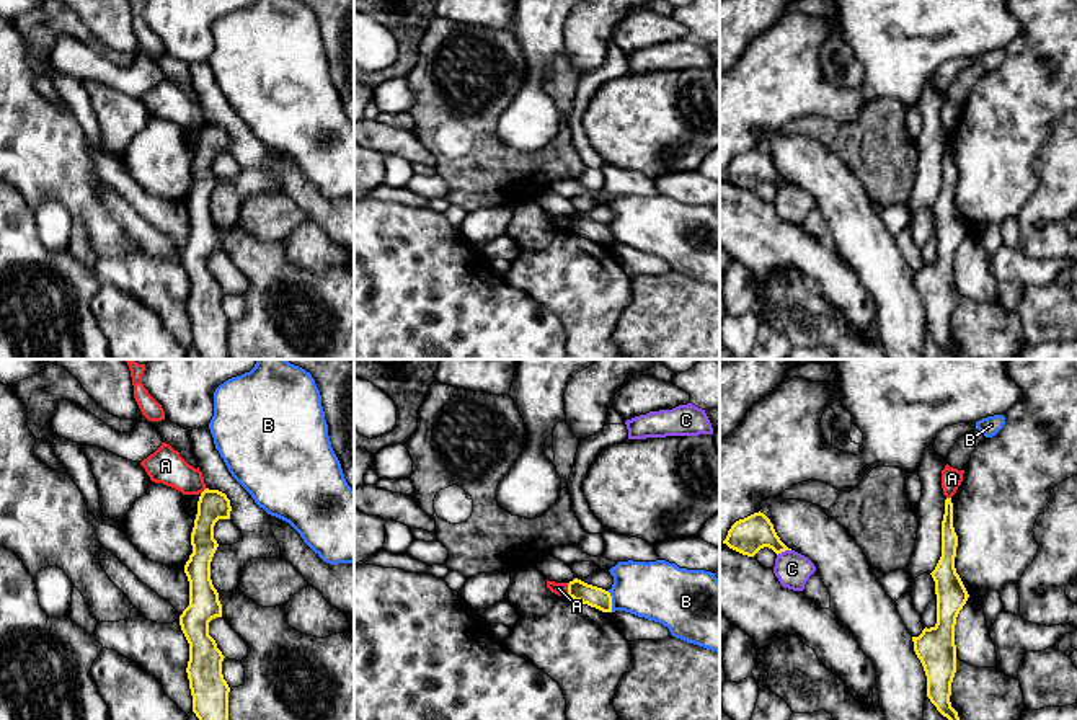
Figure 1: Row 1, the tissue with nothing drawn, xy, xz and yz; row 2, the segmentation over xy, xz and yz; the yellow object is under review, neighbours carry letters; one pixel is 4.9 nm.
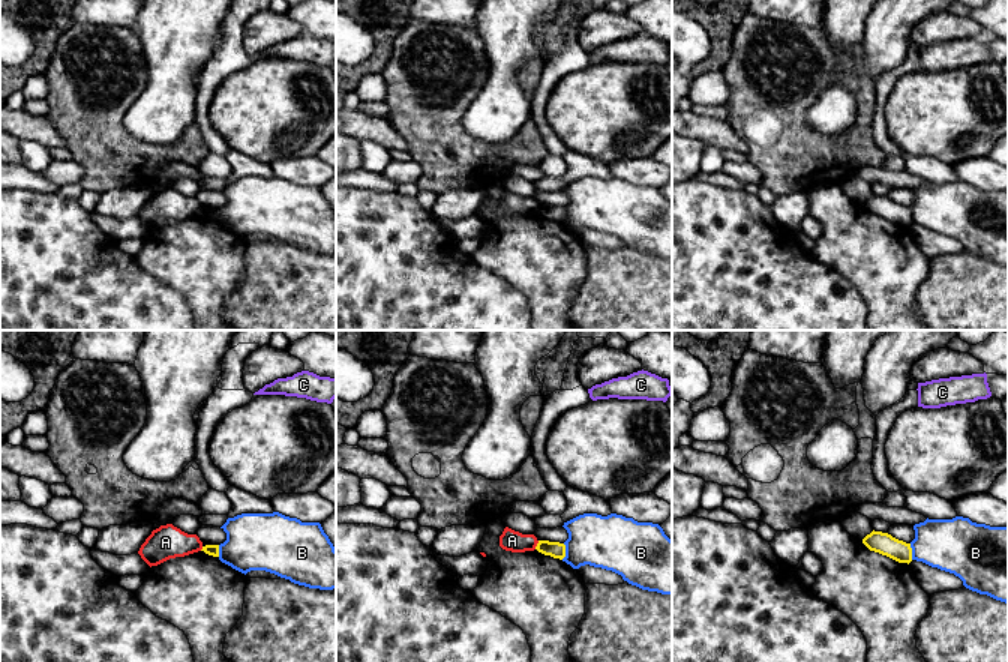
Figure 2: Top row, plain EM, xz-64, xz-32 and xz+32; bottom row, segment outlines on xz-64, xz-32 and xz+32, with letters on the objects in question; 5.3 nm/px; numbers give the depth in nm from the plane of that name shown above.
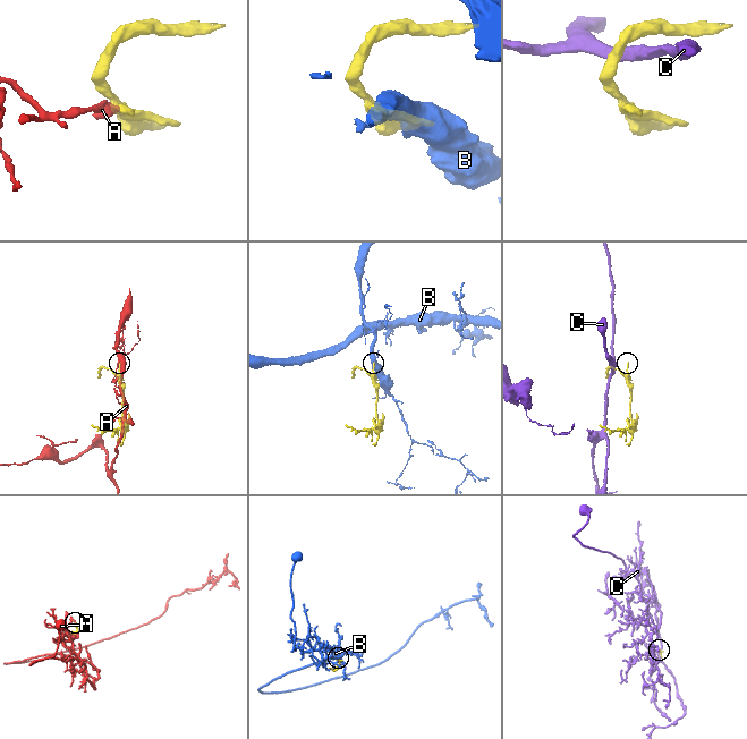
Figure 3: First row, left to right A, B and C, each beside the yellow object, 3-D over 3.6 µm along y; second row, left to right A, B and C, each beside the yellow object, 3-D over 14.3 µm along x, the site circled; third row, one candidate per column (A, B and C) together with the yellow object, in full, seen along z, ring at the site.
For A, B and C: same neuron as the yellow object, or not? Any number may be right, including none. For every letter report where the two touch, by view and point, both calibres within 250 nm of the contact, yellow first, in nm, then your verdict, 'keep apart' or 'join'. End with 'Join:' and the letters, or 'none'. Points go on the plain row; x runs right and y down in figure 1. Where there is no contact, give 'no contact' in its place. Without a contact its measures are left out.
A: meets yellow in xz at (568, 222); 100 nm thick on the yellow side, 60 nm on the other; keep apart
B: meets yellow in xz at (611, 235); 100 nm thick on the yellow side, 300 nm on the other; keep apart
C: meets yellow in yz at (784, 185); 180 nm thick on the yellow side, 170 nm on the other; keep apart
Join: none

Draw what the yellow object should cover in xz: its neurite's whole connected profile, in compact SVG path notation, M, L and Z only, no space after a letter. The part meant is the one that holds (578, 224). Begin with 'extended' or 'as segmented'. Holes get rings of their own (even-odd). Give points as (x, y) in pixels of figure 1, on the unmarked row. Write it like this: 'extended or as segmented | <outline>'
as segmented | M578 212L568 217L568 230L602 247L612 247L610 227Z

